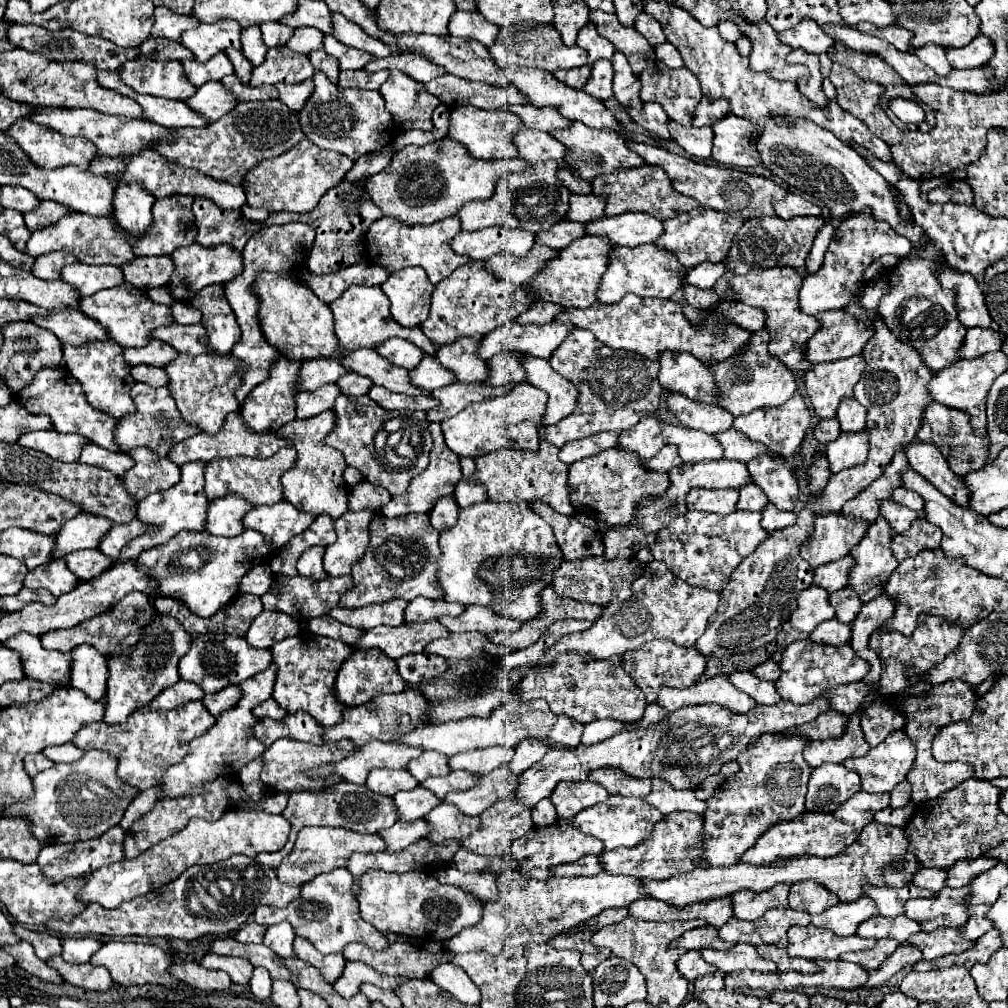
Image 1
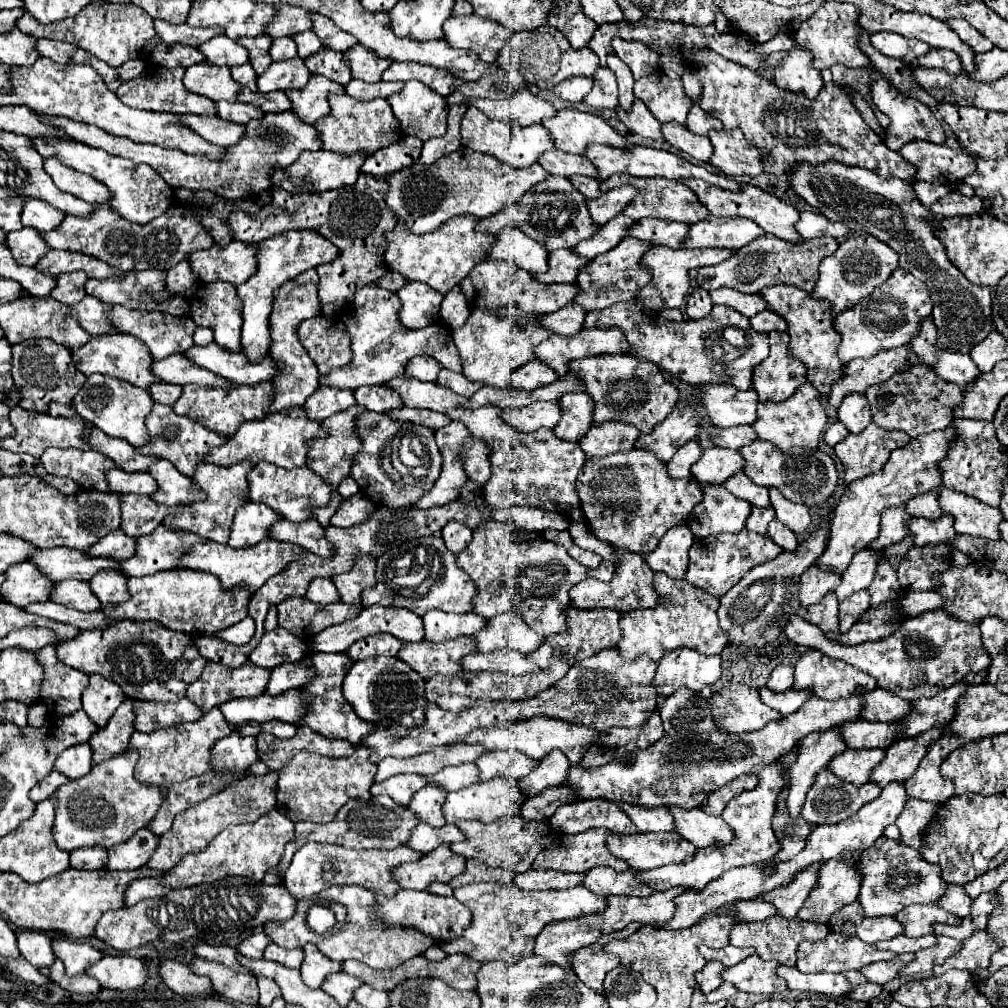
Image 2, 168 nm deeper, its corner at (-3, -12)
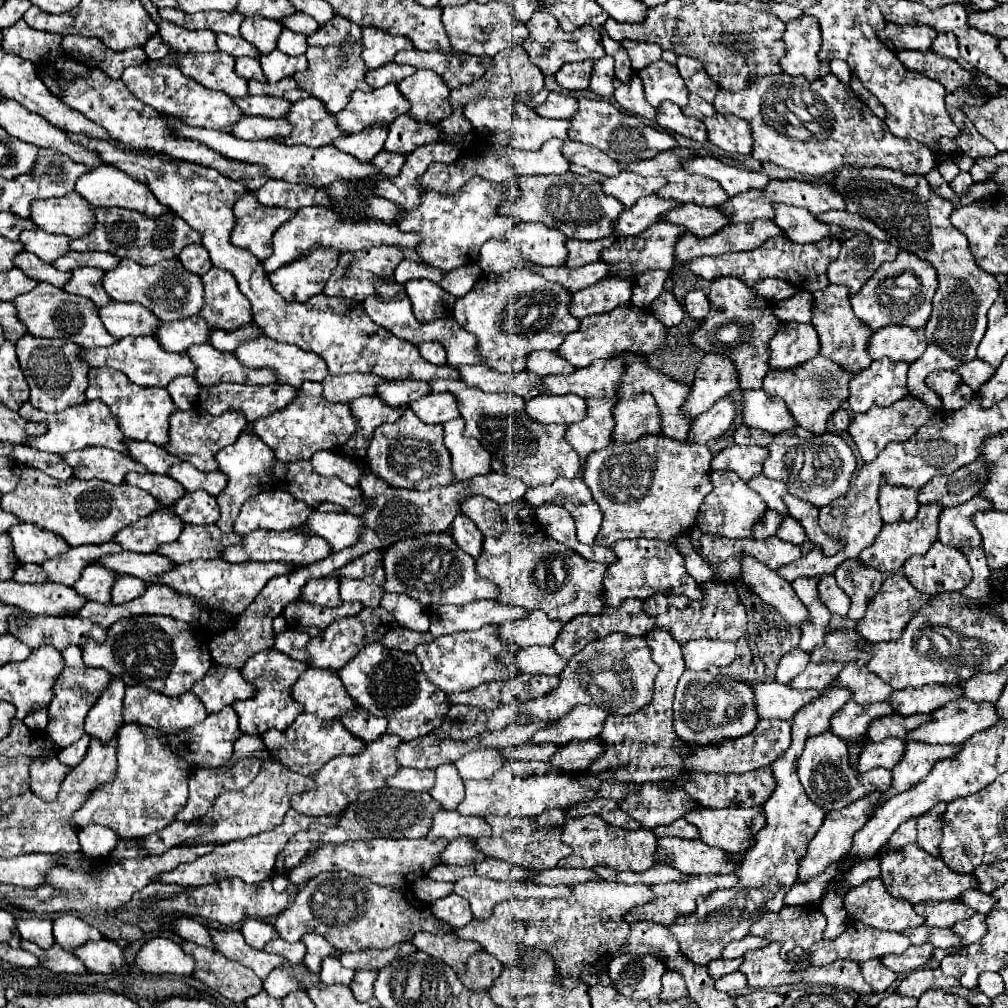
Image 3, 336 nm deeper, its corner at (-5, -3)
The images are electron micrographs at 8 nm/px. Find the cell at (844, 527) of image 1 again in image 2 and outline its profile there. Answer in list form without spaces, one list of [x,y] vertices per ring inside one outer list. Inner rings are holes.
[[[812,565],[808,571],[802,573],[800,577],[800,605],[802,609],[808,609],[810,605],[822,601],[822,597],[826,593],[830,593],[834,587],[838,587],[838,581],[840,581],[840,575],[836,577],[834,573],[826,573],[822,571],[818,565]]]

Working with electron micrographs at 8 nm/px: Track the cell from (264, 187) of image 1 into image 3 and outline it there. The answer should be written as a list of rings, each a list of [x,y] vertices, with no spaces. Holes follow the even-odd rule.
[[[368,128],[368,132],[358,132],[356,136],[338,138],[332,142],[332,146],[338,148],[340,152],[356,156],[360,162],[368,162],[372,160],[372,156],[376,156],[376,152],[384,148],[386,134],[388,128]]]

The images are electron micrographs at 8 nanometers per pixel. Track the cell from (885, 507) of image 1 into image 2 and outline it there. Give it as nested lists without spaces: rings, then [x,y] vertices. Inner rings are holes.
[[[942,515],[940,519],[918,519],[912,517],[908,521],[910,533],[914,535],[914,543],[918,547],[922,545],[948,545],[950,541],[954,541],[956,533],[954,533],[954,519],[950,515]]]

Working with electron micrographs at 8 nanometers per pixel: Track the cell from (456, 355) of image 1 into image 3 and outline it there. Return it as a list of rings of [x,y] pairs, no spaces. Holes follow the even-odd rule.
[[[506,272],[502,276],[492,276],[492,280],[480,278],[472,292],[456,300],[454,320],[470,334],[476,336],[476,352],[480,360],[498,372],[522,372],[528,352],[534,350],[556,350],[564,336],[578,328],[578,320],[568,316],[568,296],[560,284],[552,284],[534,272]]]

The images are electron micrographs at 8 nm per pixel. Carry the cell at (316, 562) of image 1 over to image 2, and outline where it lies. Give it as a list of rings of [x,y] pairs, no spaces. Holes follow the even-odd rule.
[[[314,579],[308,587],[306,597],[312,603],[318,603],[318,605],[330,605],[330,603],[340,601],[340,595],[338,595],[336,585],[332,583],[332,579]]]

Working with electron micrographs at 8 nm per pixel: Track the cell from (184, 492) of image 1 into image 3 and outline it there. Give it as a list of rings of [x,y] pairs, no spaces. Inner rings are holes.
[[[246,428],[244,434],[240,434],[240,438],[238,438],[234,444],[222,448],[222,450],[216,454],[218,470],[228,476],[226,488],[216,496],[216,502],[218,502],[218,506],[220,506],[220,518],[218,518],[216,526],[218,526],[222,532],[226,532],[226,534],[232,532],[232,526],[234,526],[236,516],[240,514],[240,508],[242,508],[242,504],[252,496],[252,492],[254,492],[254,496],[256,496],[256,494],[268,490],[268,476],[264,476],[264,472],[268,470],[268,464],[270,464],[272,460],[276,460],[276,458],[272,456],[272,450],[270,450],[260,438],[252,436],[252,430],[250,430],[250,428]]]

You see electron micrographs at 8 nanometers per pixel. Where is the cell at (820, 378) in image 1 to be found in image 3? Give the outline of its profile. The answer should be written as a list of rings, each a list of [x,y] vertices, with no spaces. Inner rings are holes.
[[[882,328],[870,338],[868,344],[868,356],[872,360],[876,358],[890,358],[894,362],[908,362],[912,364],[914,360],[924,354],[926,348],[926,338],[924,338],[924,328],[912,330],[912,328]]]

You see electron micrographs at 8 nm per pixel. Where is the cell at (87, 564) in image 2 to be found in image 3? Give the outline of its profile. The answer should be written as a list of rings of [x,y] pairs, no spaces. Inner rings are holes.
[[[122,550],[118,554],[106,554],[106,556],[98,558],[96,562],[112,572],[126,572],[144,582],[152,582],[158,574],[162,574],[174,566],[174,564],[168,564],[168,560],[164,560],[164,556],[156,556],[156,552],[138,554],[138,552],[128,552],[128,550]]]

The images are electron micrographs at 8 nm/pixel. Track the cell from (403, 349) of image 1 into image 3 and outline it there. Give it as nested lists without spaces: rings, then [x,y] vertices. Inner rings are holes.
[[[428,342],[428,344],[420,344],[418,346],[418,350],[420,350],[420,354],[424,356],[424,360],[426,362],[430,362],[430,364],[436,364],[436,366],[440,366],[440,364],[446,364],[446,350],[444,350],[444,346],[442,344],[436,344],[436,342]]]

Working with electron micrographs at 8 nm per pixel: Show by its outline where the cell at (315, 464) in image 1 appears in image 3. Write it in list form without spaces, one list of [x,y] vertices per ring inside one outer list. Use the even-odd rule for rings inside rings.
[[[378,396],[356,398],[350,402],[350,410],[352,416],[358,420],[358,432],[354,432],[344,446],[336,448],[338,454],[348,458],[356,458],[358,446],[362,446],[362,458],[364,458],[364,452],[372,440],[372,432],[384,422],[396,422],[400,418],[400,412],[404,412],[402,408],[388,408]]]

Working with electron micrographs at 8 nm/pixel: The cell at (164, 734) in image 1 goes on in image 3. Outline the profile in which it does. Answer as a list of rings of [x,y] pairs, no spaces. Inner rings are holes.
[[[226,706],[216,714],[208,714],[204,722],[200,722],[200,724],[196,724],[192,728],[180,730],[176,734],[170,734],[170,732],[164,732],[164,730],[158,730],[158,732],[164,738],[164,742],[168,742],[172,752],[182,756],[184,760],[188,760],[188,764],[192,764],[192,768],[216,768],[216,766],[222,766],[228,758],[232,758],[234,740],[242,736],[242,732],[236,726],[236,712],[234,712],[232,706]]]

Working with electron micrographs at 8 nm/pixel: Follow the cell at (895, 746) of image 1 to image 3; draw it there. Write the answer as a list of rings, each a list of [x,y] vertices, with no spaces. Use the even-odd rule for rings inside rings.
[[[952,700],[940,708],[936,708],[932,714],[932,720],[920,728],[914,728],[906,734],[906,744],[908,742],[926,742],[926,744],[962,744],[964,740],[968,740],[974,732],[982,732],[990,726],[994,726],[1000,718],[996,716],[994,704],[976,704],[972,700]]]

